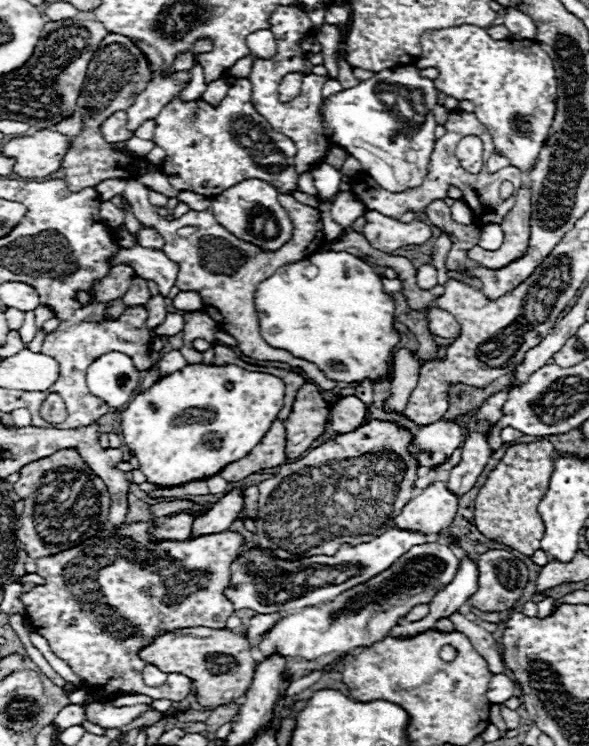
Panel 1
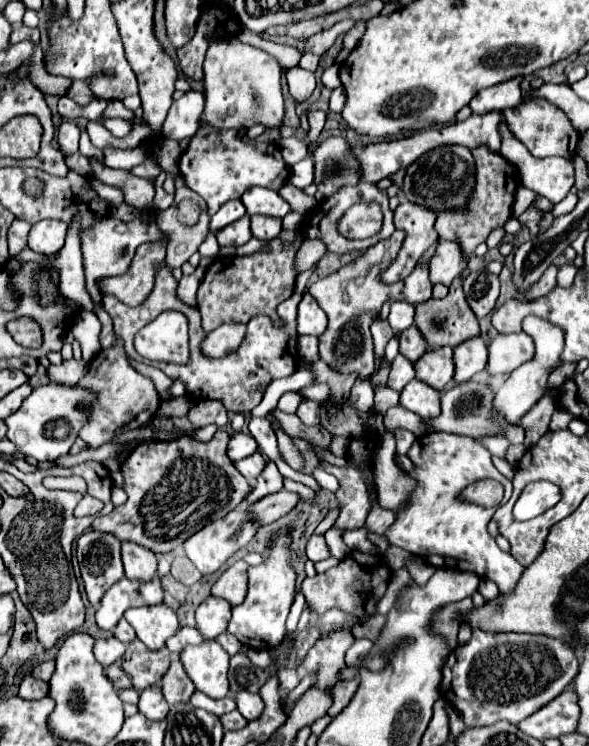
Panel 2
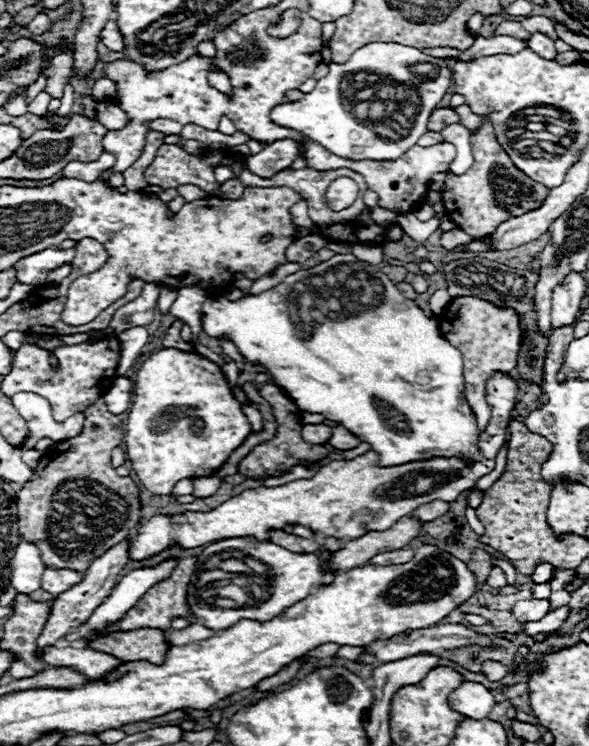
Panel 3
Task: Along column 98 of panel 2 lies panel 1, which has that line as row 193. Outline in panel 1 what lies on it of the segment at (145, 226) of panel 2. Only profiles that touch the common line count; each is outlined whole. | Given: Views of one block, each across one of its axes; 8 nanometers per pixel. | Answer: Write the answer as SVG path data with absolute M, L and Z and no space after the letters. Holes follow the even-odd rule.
M242 180L236 186L228 188L226 192L212 198L212 214L232 232L236 238L244 242L252 242L260 246L262 250L278 250L282 244L286 244L292 236L292 222L288 218L288 212L278 204L278 190L262 180Z

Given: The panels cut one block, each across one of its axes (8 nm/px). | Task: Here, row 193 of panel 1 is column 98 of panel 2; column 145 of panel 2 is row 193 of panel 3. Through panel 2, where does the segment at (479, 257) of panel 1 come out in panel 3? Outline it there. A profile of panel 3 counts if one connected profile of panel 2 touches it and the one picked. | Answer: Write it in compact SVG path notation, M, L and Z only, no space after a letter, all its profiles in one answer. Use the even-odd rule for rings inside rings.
M486 122L484 128L472 134L470 142L474 152L472 168L462 176L448 174L446 186L442 190L446 214L458 228L468 232L470 236L484 236L488 232L494 232L504 220L538 208L544 202L548 188L530 180L512 164L510 156L498 144L490 122Z

